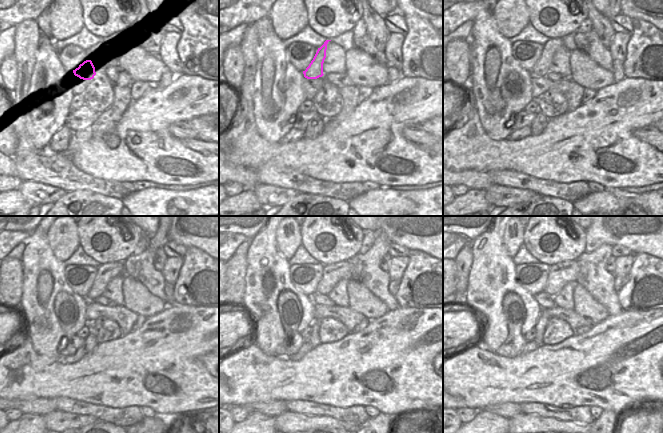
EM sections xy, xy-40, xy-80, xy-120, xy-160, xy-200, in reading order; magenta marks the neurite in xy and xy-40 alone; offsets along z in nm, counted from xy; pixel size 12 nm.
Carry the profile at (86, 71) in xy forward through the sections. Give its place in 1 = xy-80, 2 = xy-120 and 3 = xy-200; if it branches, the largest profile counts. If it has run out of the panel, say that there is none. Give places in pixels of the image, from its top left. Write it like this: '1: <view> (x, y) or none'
1: xy-80 (542, 67)
2: xy-120 (106, 272)
3: xy-200 (560, 274)

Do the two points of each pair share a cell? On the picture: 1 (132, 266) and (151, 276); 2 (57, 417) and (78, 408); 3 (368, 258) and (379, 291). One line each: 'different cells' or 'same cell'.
1: same cell
2: different cells
3: same cell

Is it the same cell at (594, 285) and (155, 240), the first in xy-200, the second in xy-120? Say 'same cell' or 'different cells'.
same cell

